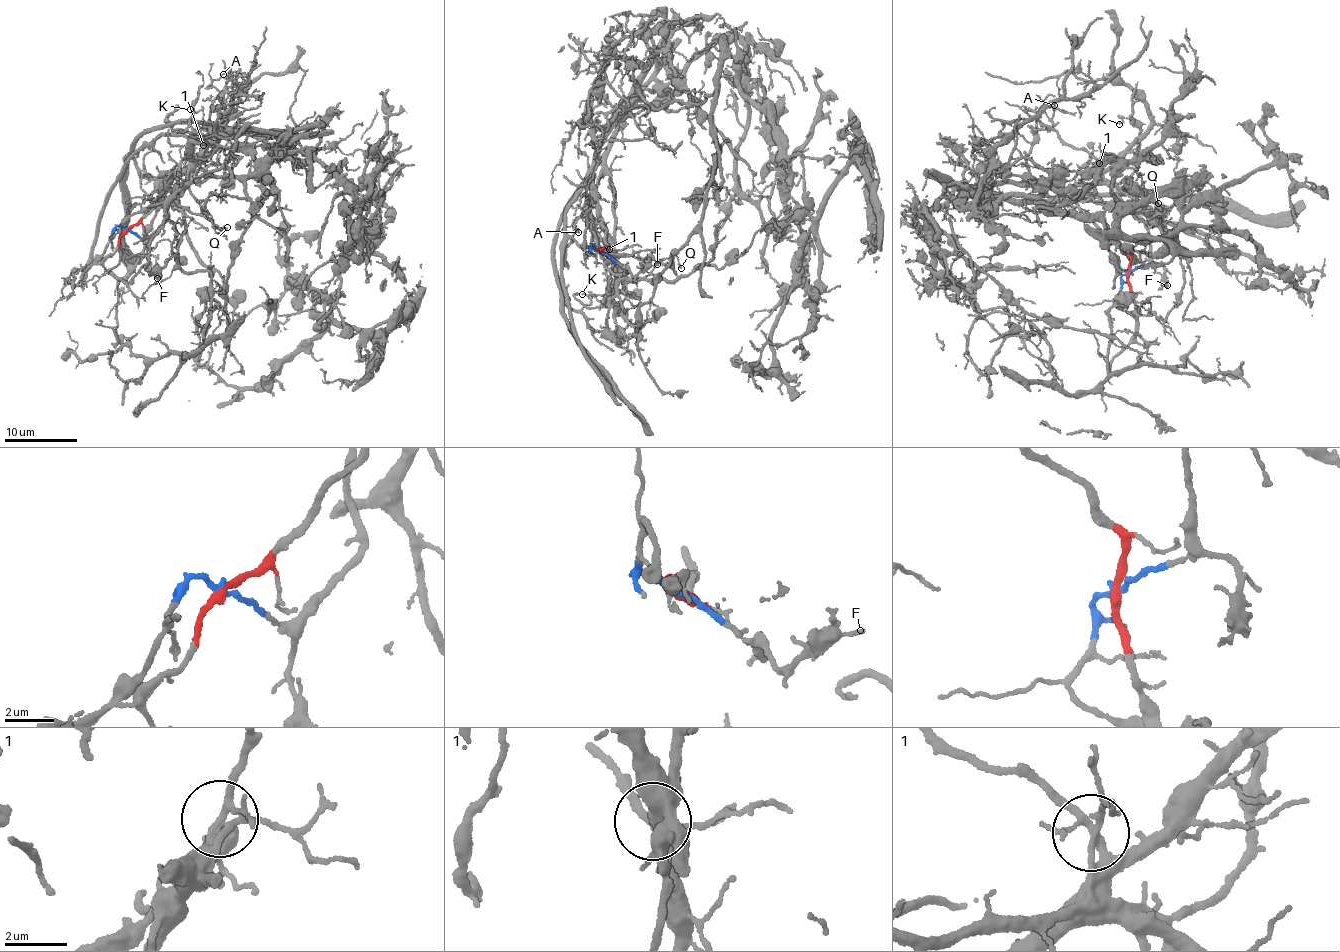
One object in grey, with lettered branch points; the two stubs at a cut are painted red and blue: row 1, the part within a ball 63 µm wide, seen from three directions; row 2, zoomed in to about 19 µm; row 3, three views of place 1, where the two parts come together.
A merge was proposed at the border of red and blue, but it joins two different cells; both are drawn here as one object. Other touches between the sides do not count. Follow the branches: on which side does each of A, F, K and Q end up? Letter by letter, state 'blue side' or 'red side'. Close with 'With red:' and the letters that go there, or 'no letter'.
A: red side
F: blue side
K: blue side
Q: blue side
With red: A

